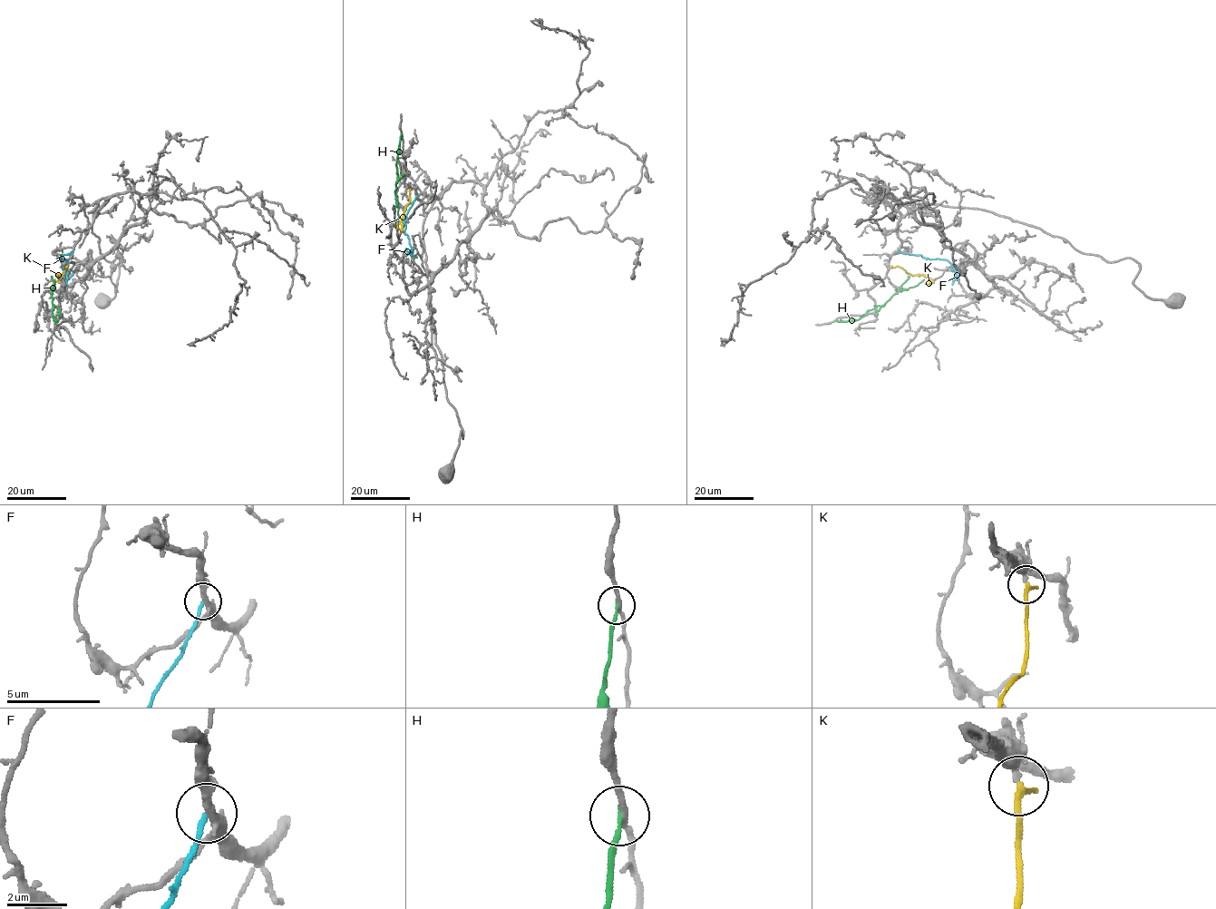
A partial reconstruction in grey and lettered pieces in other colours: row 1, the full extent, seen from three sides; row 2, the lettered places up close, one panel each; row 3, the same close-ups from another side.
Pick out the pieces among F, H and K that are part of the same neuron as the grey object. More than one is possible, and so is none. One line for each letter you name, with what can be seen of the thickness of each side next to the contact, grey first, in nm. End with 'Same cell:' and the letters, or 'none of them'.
K: 260 nm thick on the grey side, 240 nm on the other
Same cell: K

